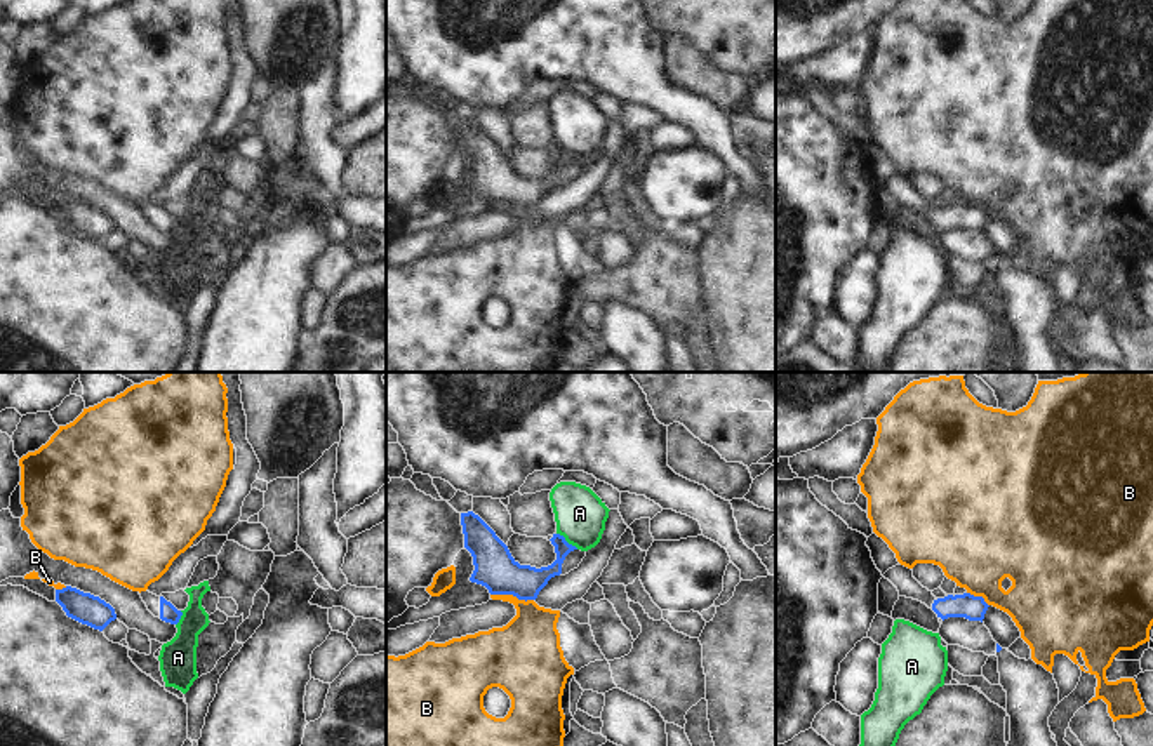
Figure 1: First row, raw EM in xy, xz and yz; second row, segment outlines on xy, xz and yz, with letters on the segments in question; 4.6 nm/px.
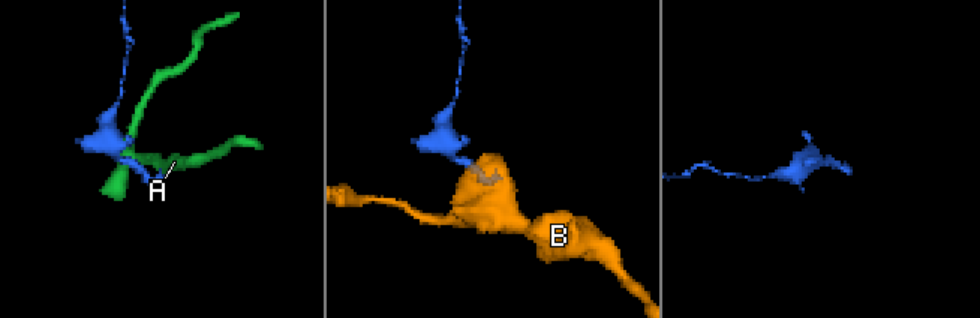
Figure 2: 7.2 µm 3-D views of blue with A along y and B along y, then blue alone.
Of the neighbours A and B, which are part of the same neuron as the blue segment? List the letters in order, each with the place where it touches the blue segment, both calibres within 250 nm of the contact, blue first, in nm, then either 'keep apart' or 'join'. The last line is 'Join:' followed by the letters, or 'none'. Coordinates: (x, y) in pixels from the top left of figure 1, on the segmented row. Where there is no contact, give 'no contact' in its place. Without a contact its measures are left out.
A: xz (566, 541) | 140/240 nm | keep apart
B: xz (512, 593) | 190/280 nm | keep apart
Join: none

